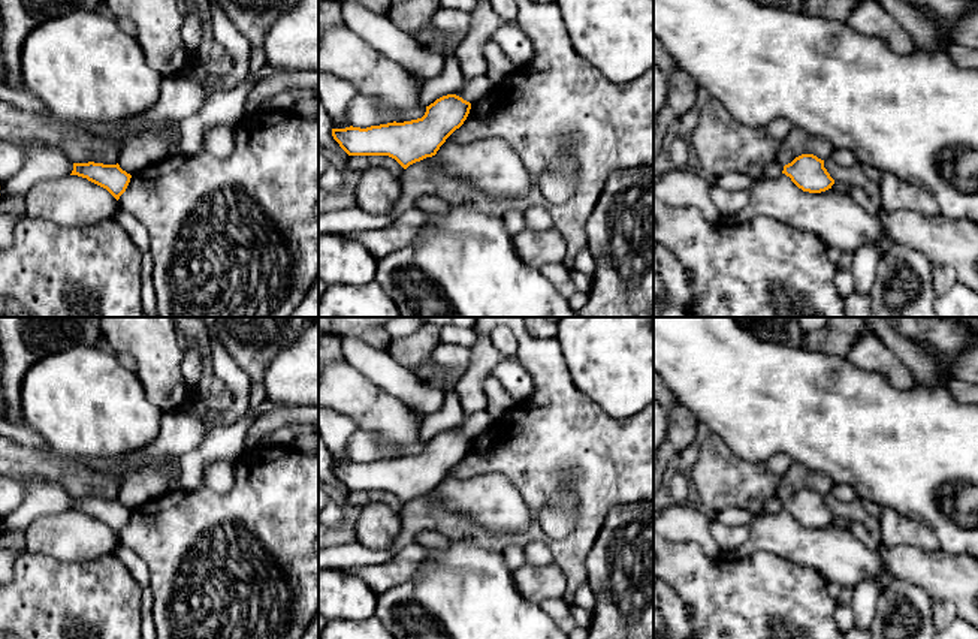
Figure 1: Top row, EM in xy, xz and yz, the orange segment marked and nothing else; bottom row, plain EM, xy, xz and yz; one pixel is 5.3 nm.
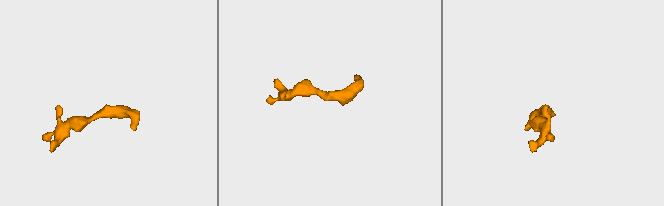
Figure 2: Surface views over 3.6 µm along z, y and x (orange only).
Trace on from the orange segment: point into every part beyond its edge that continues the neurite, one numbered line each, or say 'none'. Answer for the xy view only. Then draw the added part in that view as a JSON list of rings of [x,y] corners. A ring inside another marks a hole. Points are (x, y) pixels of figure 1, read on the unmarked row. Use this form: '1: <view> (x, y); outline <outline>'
none

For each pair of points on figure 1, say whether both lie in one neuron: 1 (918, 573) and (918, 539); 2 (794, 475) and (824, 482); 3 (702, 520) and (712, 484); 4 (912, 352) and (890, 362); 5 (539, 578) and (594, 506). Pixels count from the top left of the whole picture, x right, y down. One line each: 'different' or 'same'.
1: different
2: same
3: different
4: different
5: different

